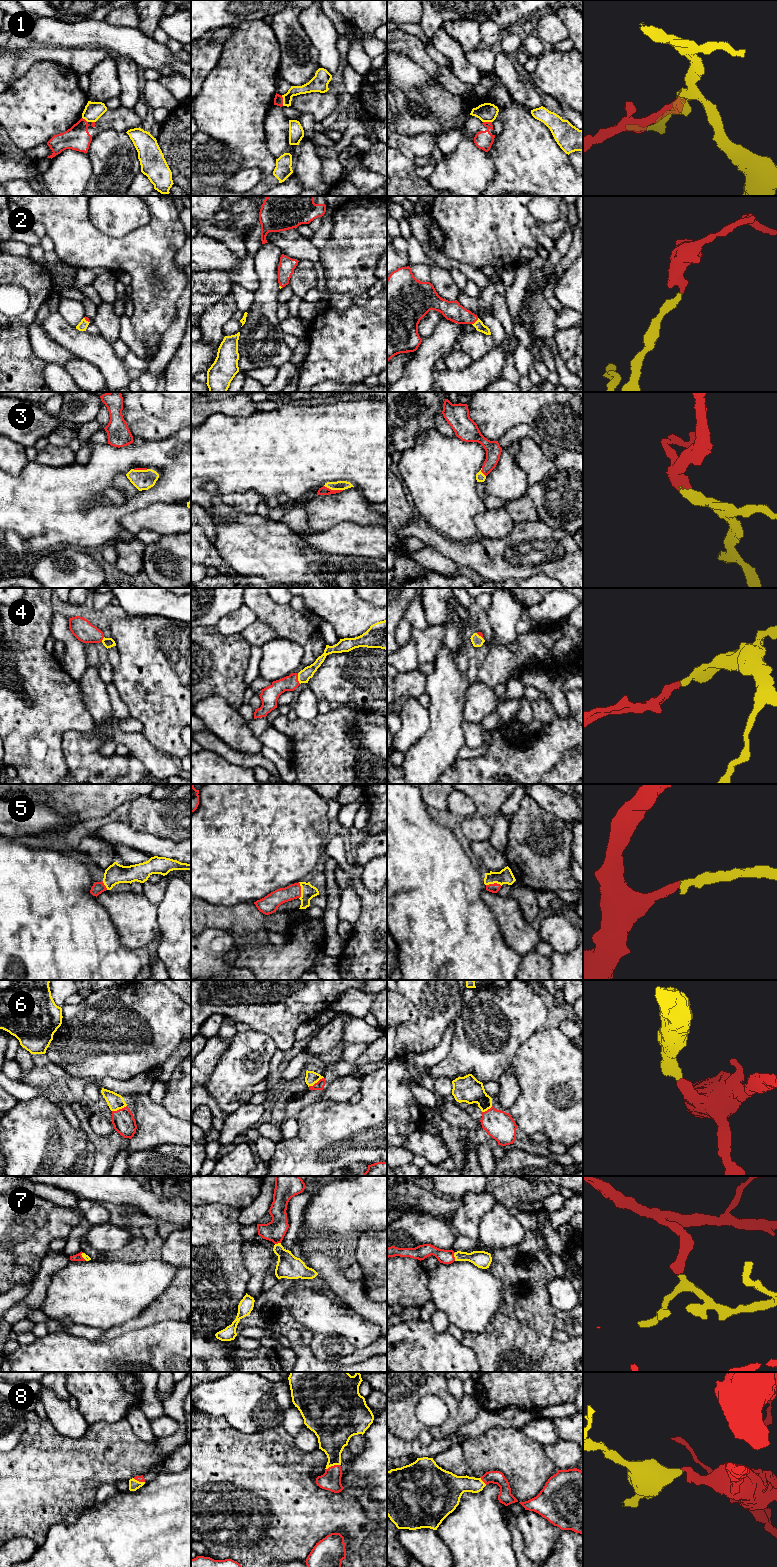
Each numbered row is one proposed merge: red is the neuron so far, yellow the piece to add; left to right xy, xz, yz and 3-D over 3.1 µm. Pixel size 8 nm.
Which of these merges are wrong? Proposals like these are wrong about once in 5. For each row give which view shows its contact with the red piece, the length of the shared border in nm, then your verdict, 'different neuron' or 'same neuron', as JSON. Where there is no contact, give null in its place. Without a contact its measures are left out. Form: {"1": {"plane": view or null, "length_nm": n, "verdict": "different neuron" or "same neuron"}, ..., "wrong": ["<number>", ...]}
{"1": {"plane": "xz", "length_nm": 80, "verdict": "different neuron"}, "2": {"plane": "yz", "length_nm": 80, "verdict": "same neuron"}, "3": {"plane": "xz", "length_nm": 160, "verdict": "same neuron"}, "4": {"plane": "xz", "length_nm": 80, "verdict": "same neuron"}, "5": {"plane": "xz", "length_nm": 140, "verdict": "same neuron"}, "6": {"plane": "xz", "length_nm": 150, "verdict": "same neuron"}, "7": {"plane": "yz", "length_nm": 70, "verdict": "same neuron"}, "8": {"plane": "xz", "length_nm": 120, "verdict": "same neuron"}, "wrong": ["1"]}

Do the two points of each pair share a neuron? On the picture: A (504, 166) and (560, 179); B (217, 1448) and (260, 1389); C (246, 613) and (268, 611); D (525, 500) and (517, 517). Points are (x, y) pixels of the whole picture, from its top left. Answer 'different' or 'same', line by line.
A: same
B: different
C: different
D: same

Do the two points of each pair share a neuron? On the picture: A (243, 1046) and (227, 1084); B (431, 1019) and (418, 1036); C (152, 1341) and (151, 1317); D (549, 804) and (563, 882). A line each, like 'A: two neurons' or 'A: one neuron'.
A: one neuron
B: one neuron
C: two neurons
D: two neurons

